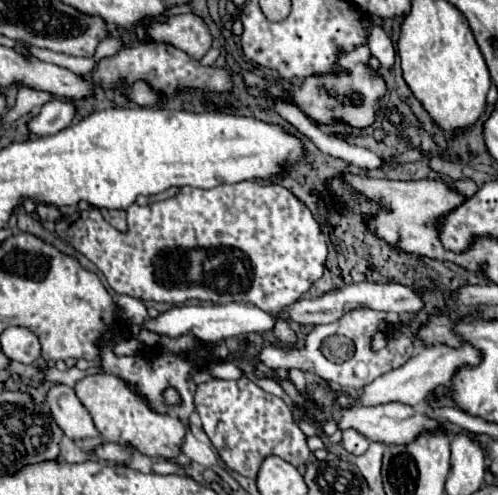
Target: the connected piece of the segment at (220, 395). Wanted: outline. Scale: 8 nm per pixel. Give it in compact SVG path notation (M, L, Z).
M248 378L210 380L198 384L194 404L204 432L208 434L224 464L242 476L256 478L260 462L270 454L284 458L296 468L302 468L310 458L306 436L294 422L288 404L278 396L264 392Z

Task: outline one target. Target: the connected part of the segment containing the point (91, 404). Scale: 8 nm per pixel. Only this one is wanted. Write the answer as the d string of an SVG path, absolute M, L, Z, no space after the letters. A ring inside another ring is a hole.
M98 372L98 374L90 374L90 376L84 376L82 380L78 380L74 390L76 390L76 396L80 398L80 402L84 404L84 408L90 412L94 426L104 440L126 444L126 446L138 450L140 454L162 456L166 460L172 460L180 454L180 446L184 440L182 422L174 416L168 416L168 414L164 416L164 414L152 412L148 408L148 404L144 402L144 398L138 396L136 392L132 392L124 380L120 380L112 374Z

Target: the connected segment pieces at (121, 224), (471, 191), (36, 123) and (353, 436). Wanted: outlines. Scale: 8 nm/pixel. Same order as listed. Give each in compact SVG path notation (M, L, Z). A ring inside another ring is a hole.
M102 210L102 216L106 216L106 220L114 224L114 228L126 230L126 212L124 210Z
M468 178L454 182L454 184L452 184L452 188L454 188L454 190L458 190L458 192L462 192L464 196L474 196L474 194L476 194L476 190L478 190L478 186L476 186L472 180L468 180Z
M52 98L42 106L38 116L30 118L28 130L36 136L52 136L58 134L62 128L70 126L72 118L74 118L74 106L68 100Z
M344 430L344 432L342 432L342 444L340 444L340 446L342 446L346 452L350 452L350 454L356 454L356 456L364 454L366 448L368 448L368 444L370 444L370 440L364 438L364 436L360 436L360 434L354 432L354 430Z

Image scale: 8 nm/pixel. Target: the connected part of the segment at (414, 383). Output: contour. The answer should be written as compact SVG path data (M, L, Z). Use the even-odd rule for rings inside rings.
M462 342L458 348L452 348L452 346L446 346L446 344L434 344L430 348L424 348L424 350L416 352L402 368L396 368L394 372L388 372L388 374L380 376L378 380L374 380L372 384L368 384L360 392L340 394L338 404L346 408L346 406L354 406L354 404L376 406L376 404L386 404L386 402L402 402L402 404L410 404L418 411L422 410L423 414L433 418L433 409L426 402L428 392L434 390L440 384L450 384L460 368L478 366L480 362L482 362L482 352L476 346L472 346L470 342Z

